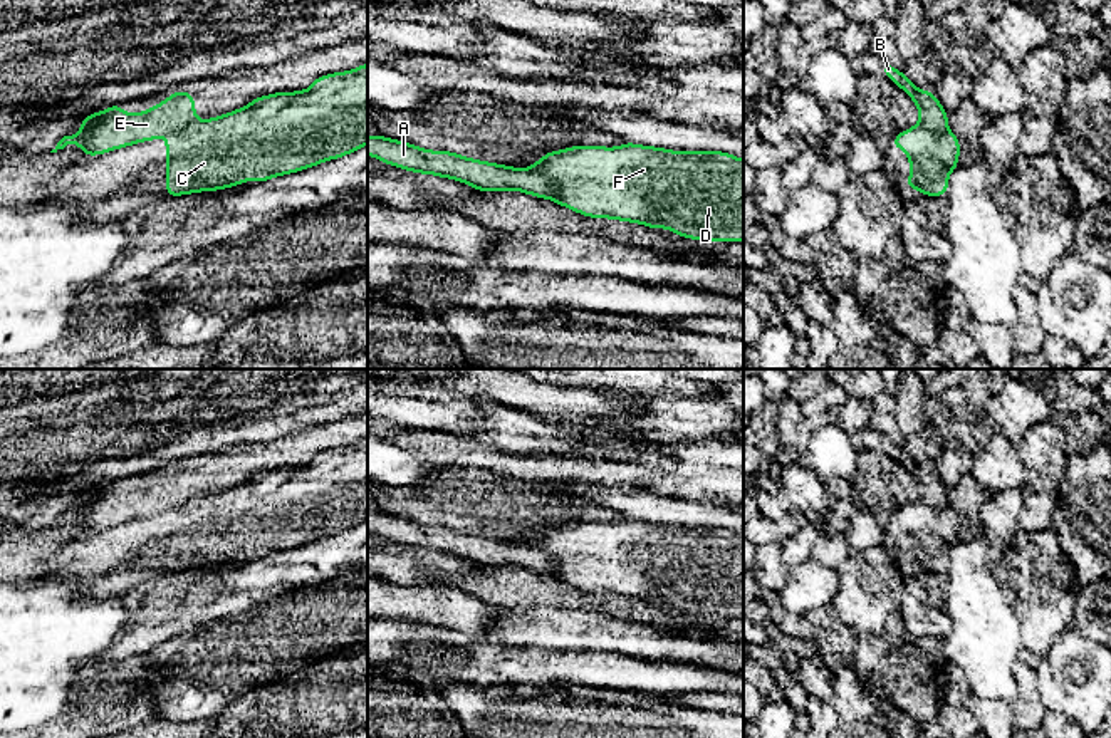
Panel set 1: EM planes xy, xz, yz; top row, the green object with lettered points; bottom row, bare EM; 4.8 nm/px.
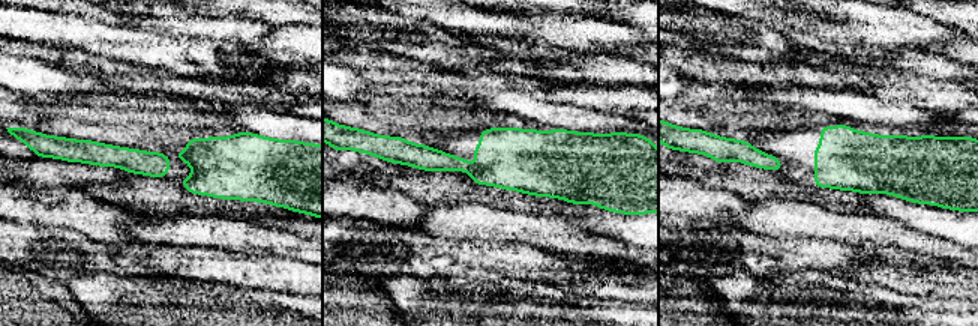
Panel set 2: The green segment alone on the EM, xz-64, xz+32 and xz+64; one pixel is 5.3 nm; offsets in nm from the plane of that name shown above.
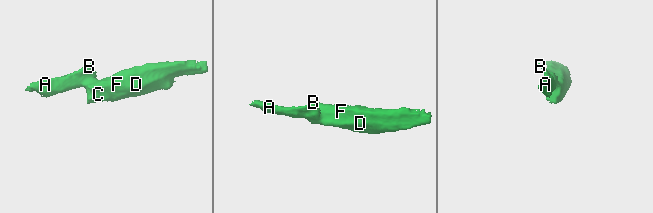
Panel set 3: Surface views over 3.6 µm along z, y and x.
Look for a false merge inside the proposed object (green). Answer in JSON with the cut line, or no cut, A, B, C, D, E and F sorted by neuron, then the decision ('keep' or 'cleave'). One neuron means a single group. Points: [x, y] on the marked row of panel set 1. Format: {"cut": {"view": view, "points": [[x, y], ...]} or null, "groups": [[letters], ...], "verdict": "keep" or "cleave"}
{"cut": {"view": "xz", "points": [[527, 170], [541, 173], [558, 190]]}, "groups": [["A", "B", "E"], ["C", "D", "F"]], "verdict": "cleave"}

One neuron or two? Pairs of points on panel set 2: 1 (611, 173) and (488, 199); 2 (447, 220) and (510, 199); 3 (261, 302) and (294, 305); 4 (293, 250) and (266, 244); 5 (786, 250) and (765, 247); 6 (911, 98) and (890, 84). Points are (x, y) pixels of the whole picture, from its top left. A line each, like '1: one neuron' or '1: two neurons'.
1: two neurons
2: two neurons
3: one neuron
4: one neuron
5: one neuron
6: one neuron

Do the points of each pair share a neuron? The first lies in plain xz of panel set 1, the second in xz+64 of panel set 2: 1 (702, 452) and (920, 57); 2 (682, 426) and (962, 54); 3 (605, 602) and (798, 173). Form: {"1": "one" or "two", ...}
{"1": "one", "2": "two", "3": "two"}

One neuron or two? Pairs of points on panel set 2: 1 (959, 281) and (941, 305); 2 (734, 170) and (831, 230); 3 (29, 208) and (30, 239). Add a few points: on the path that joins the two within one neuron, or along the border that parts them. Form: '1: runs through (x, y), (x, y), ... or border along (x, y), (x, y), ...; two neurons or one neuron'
1: border along (912, 293), (962, 299); two neurons
2: border along (812, 202), (767, 197), (750, 203); two neurons
3: border along (15, 221), (65, 229); two neurons

